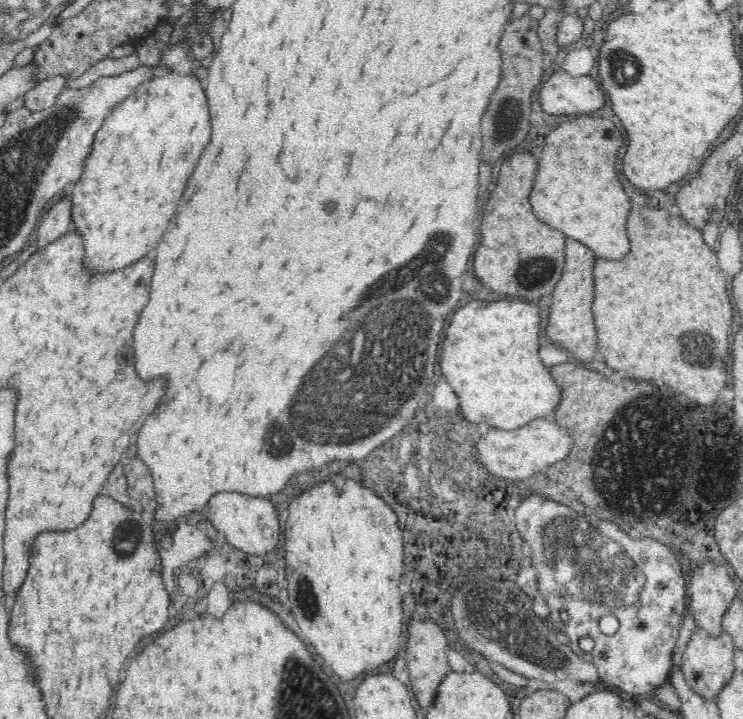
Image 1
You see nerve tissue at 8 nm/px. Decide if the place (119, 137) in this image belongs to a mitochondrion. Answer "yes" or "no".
no

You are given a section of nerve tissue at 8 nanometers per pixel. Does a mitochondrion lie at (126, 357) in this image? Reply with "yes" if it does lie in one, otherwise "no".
no

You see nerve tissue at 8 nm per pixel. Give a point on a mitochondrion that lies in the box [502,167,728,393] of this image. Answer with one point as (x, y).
(696, 350)

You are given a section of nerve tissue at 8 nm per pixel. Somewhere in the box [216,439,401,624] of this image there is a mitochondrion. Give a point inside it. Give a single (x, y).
(310, 602)

